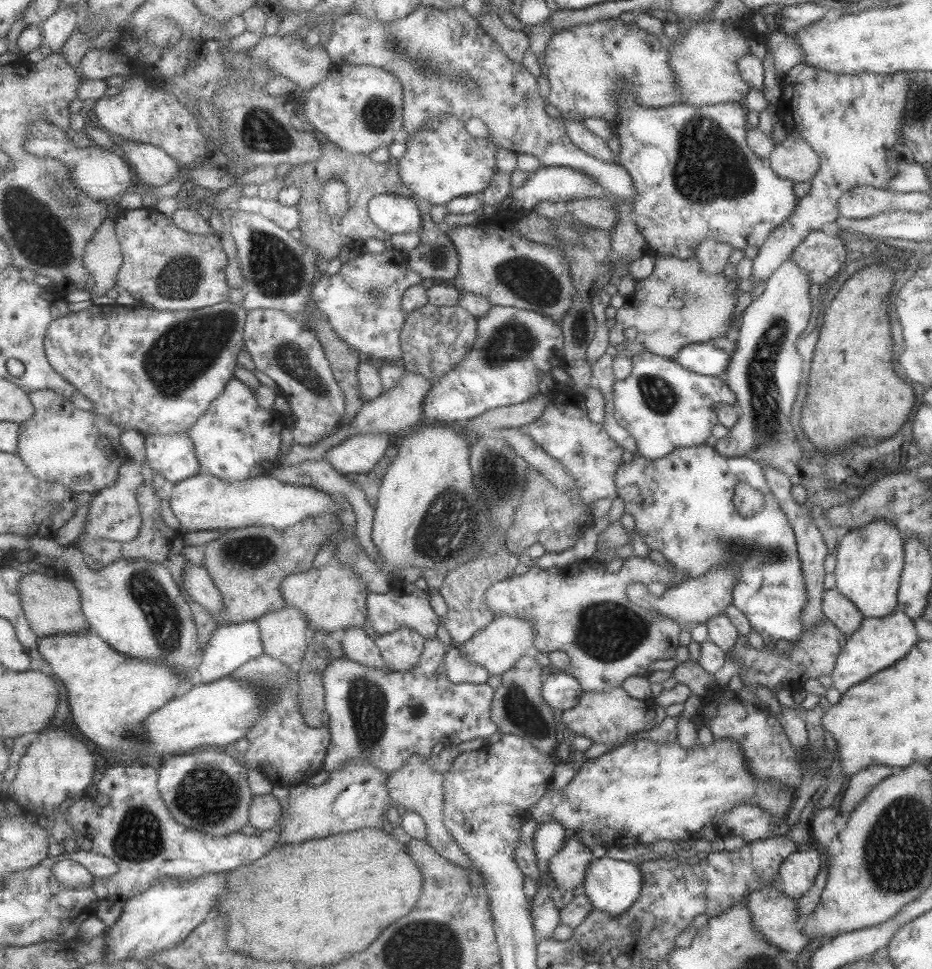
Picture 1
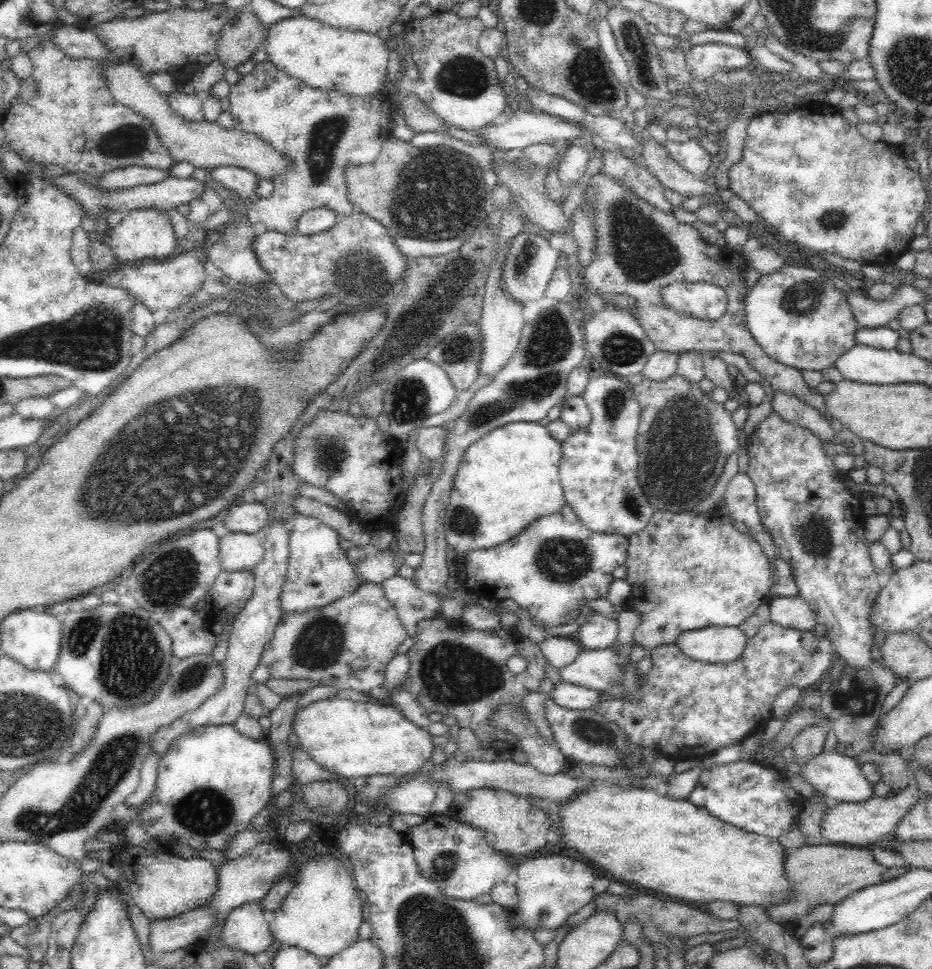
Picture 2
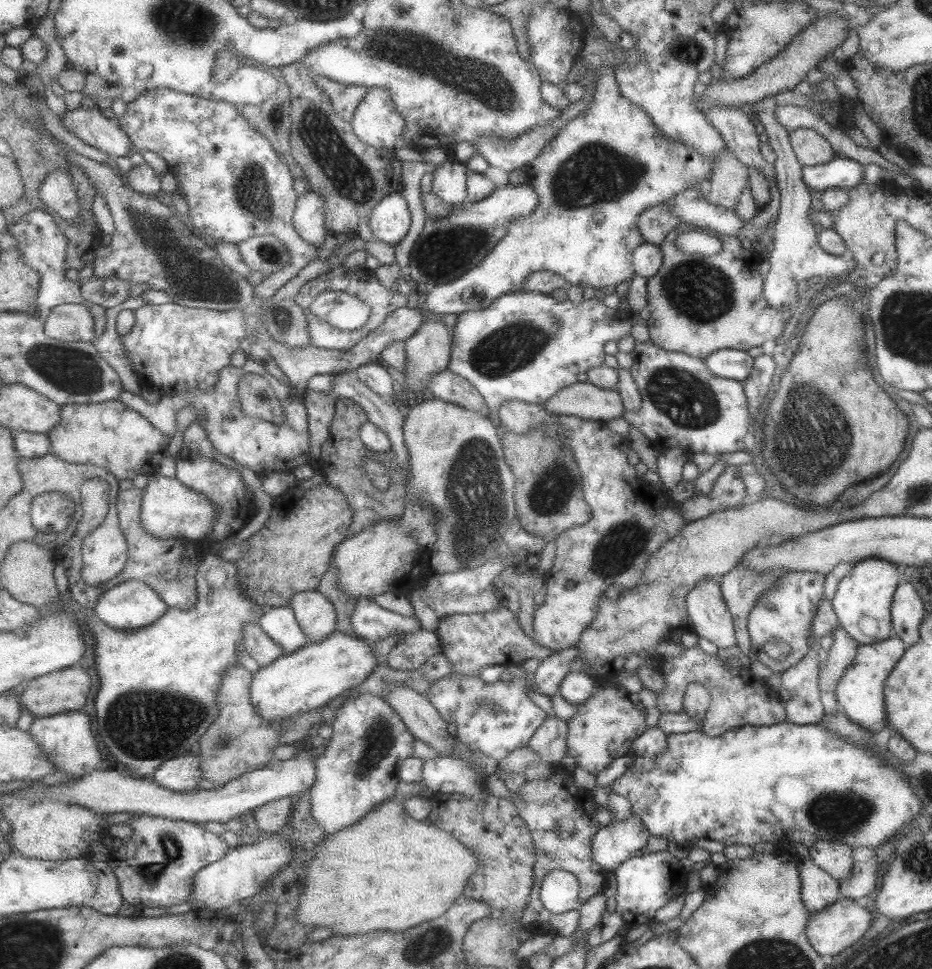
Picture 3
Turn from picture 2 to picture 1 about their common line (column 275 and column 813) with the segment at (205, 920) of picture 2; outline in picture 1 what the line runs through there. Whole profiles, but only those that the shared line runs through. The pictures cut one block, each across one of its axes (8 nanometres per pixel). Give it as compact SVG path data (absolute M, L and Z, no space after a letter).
M813 843L808 846L808 850L794 850L793 854L784 858L778 869L780 890L792 899L798 899L803 892L807 892L819 872L819 852Z

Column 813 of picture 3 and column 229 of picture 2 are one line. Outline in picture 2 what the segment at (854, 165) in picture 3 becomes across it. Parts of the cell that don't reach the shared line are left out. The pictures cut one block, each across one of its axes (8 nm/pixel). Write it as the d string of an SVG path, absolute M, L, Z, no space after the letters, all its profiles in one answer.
M218 166L210 169L210 178L216 184L220 184L225 189L234 191L242 197L249 196L253 200L258 197L254 193L258 176L250 170L238 166Z

